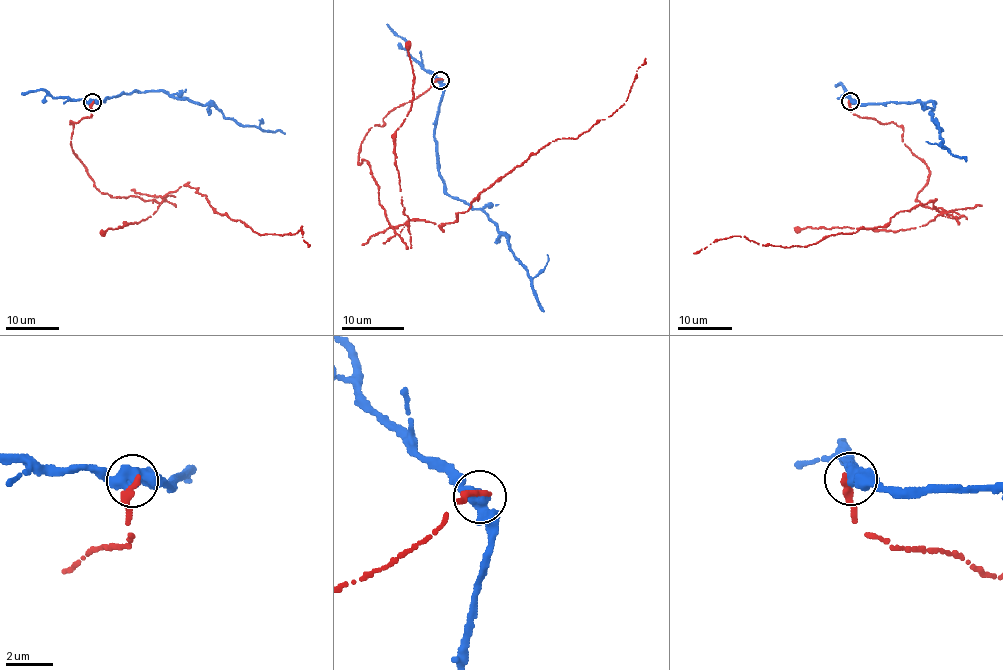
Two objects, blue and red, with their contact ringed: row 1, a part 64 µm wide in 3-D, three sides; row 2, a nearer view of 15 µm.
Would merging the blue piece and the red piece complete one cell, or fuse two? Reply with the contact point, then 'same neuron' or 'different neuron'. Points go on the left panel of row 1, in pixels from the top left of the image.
place (92, 102); different neuron

